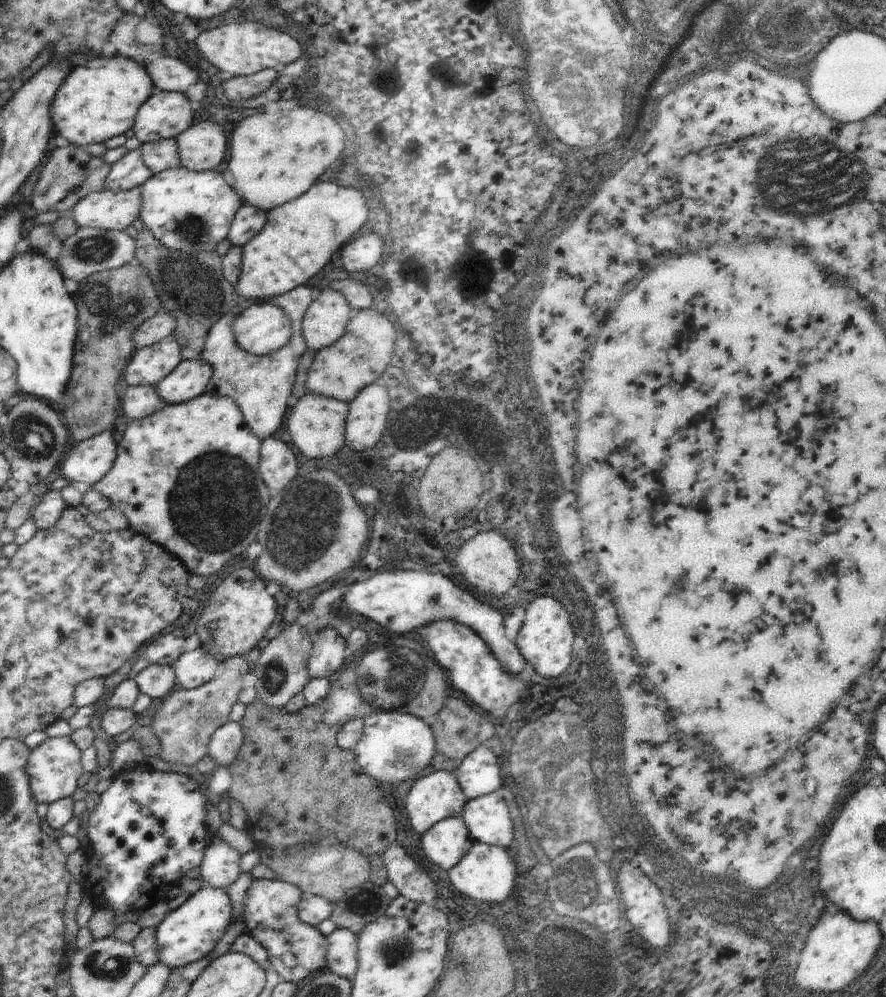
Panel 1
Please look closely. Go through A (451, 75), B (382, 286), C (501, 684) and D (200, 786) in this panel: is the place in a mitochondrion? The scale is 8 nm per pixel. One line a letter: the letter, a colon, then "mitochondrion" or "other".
A: mitochondrion
B: other
C: other
D: other

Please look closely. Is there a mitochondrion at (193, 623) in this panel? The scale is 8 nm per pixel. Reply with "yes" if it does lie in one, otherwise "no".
no

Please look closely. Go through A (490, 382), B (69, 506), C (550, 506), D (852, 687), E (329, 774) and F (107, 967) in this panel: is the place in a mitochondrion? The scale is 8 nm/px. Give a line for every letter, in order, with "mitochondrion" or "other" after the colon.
A: mitochondrion
B: other
C: mitochondrion
D: other
E: other
F: mitochondrion

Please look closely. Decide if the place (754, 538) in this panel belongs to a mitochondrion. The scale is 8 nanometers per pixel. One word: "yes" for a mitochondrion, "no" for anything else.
no

